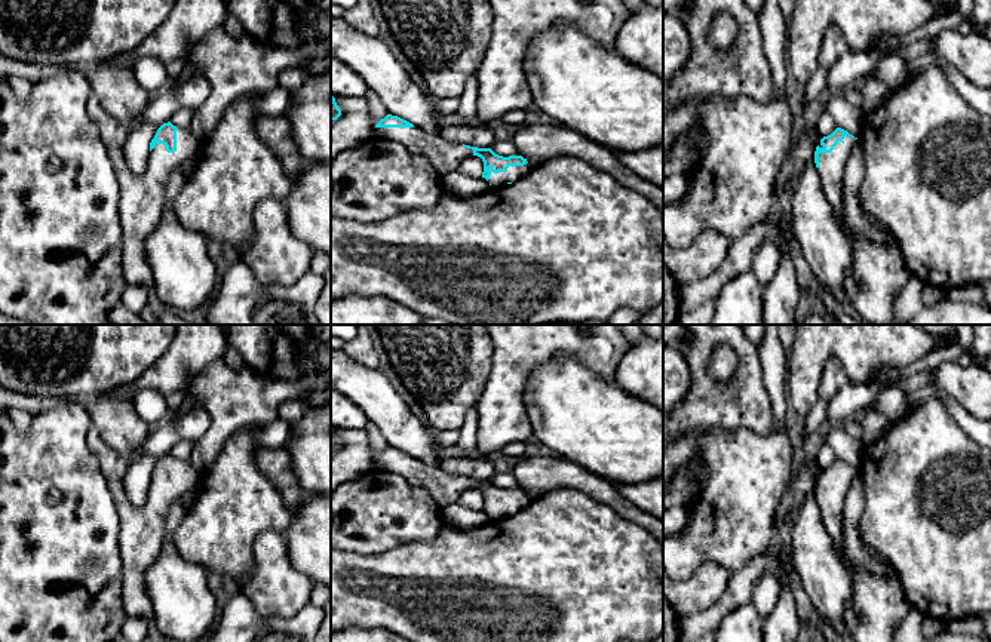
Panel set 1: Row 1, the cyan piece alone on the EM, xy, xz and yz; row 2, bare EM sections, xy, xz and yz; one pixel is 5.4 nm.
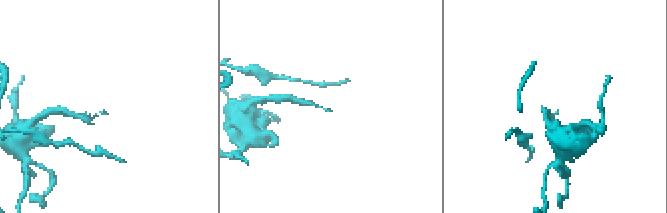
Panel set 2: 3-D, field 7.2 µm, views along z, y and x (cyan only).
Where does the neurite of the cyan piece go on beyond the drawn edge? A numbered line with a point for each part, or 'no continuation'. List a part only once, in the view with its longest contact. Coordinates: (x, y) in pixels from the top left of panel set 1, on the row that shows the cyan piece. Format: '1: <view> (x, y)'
1: yz (877, 278)

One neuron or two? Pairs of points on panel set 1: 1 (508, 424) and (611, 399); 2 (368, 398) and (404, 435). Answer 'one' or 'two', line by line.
1: two
2: one

